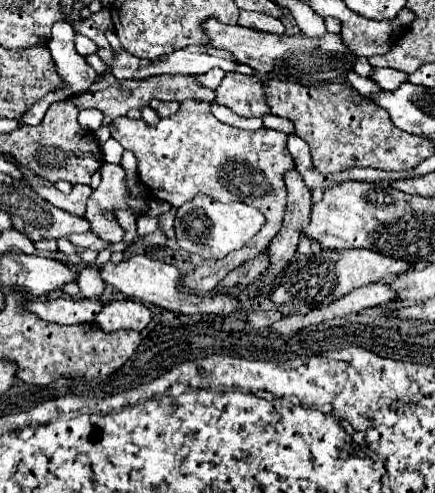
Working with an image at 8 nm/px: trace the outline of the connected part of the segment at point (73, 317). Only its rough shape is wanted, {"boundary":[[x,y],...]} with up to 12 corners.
{"boundary":[[90,299],[28,301],[44,321],[92,323],[102,303]]}

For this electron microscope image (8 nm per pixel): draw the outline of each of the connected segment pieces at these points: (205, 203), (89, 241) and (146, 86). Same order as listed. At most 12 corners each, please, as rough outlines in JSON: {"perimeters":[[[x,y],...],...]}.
{"perimeters":[[[196,195],[176,209],[178,247],[222,259],[266,223],[246,203]],[[92,231],[70,235],[74,245],[102,251],[112,243],[100,239]],[[162,75],[116,81],[76,99],[100,109],[104,125],[158,101],[214,101],[194,77]]]}

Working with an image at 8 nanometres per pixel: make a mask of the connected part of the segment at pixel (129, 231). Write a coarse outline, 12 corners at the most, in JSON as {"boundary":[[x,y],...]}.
{"boundary":[[116,209],[115,215],[126,231],[122,241],[131,244],[137,236],[134,213]]}

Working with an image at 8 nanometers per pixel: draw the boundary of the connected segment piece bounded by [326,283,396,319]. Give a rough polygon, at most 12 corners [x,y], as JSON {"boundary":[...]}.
{"boundary":[[386,283],[360,287],[326,309],[326,319],[396,299]]}

